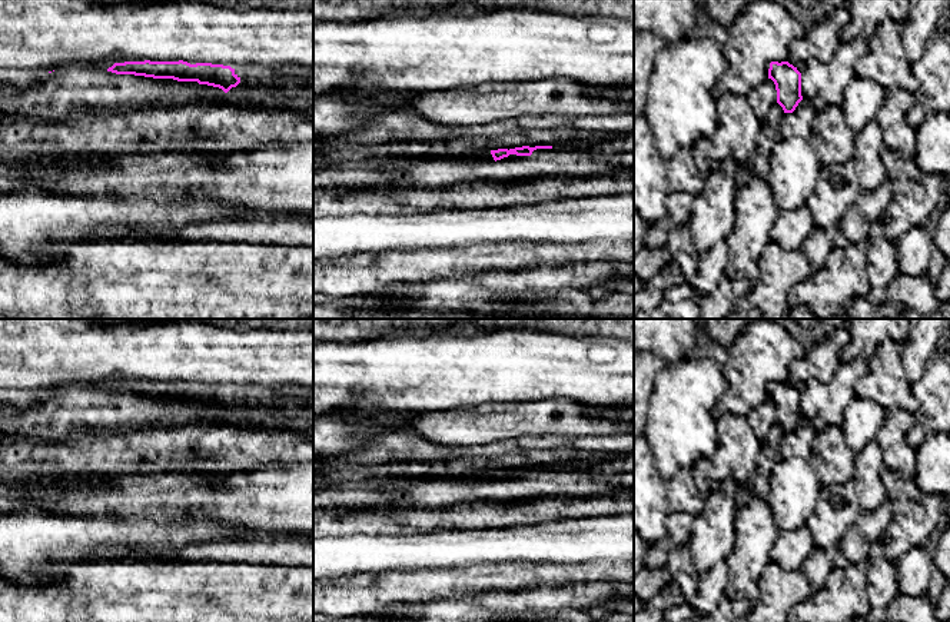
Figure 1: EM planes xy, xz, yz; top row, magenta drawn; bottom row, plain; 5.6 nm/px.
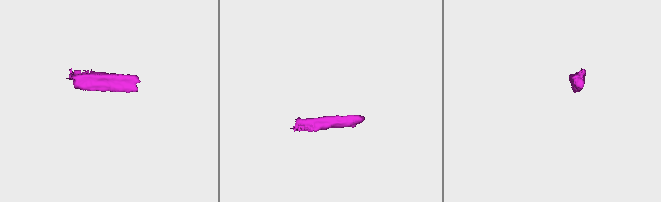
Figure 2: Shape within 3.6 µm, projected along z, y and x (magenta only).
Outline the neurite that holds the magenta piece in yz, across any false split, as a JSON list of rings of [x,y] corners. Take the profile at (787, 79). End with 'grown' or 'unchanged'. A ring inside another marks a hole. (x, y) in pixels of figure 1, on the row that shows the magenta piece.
[[[771,61],[768,69],[768,79],[775,84],[777,103],[784,113],[793,113],[801,96],[801,73],[788,61]]] | unchanged

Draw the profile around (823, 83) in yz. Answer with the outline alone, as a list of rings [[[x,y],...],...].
[[[856,39],[840,41],[830,61],[810,57],[801,73],[801,96],[818,112],[827,106],[840,106],[844,92],[856,77],[856,63],[868,51],[868,41]]]

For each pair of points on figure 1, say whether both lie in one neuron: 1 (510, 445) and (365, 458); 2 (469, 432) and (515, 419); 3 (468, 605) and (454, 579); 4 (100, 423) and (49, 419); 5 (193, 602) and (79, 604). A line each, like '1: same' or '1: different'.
1: same
2: same
3: different
4: same
5: same

